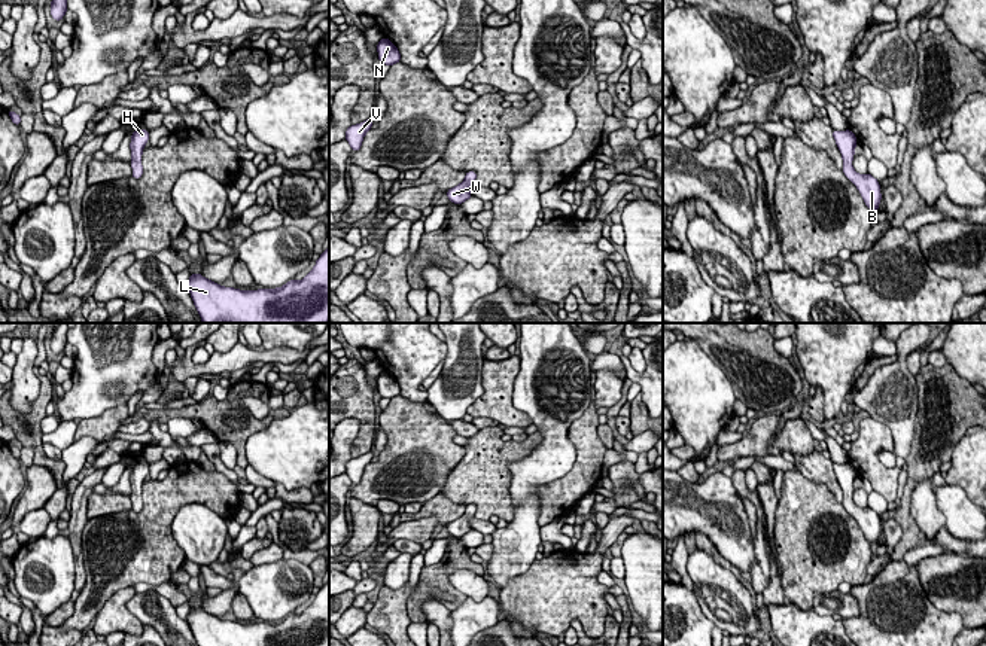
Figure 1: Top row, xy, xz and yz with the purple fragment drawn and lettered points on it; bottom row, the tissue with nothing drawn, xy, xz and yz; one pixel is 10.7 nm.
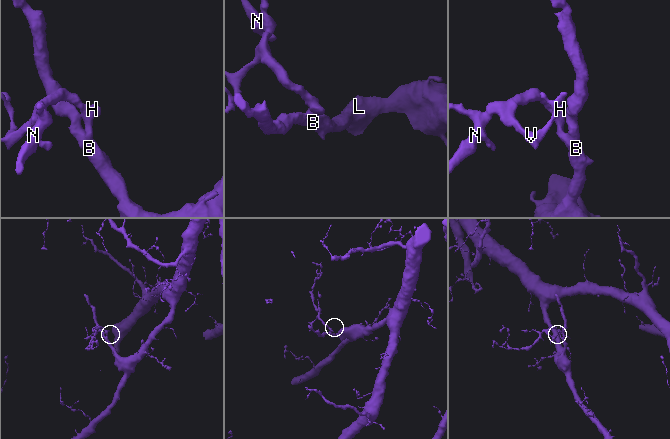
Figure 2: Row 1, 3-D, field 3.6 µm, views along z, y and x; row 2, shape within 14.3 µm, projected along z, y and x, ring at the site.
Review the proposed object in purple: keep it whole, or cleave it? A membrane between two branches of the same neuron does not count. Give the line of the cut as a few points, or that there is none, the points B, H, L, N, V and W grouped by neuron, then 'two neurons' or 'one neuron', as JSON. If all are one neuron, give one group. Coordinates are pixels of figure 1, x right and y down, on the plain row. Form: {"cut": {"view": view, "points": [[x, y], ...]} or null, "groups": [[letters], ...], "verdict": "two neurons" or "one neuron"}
{"cut": null, "groups": [["B", "H", "L", "N", "V", "W"]], "verdict": "one neuron"}

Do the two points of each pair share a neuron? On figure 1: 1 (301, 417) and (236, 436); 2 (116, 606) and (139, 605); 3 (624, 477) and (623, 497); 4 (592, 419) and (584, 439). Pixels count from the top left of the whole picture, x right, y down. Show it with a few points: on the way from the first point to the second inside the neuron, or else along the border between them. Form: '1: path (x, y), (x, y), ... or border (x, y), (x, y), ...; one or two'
1: border (271, 420), (247, 439), (247, 457); two
2: border (136, 593), (128, 600), (127, 608), (143, 622); two
3: path (624, 481), (624, 493); one
4: path (587, 423), (584, 435); one

